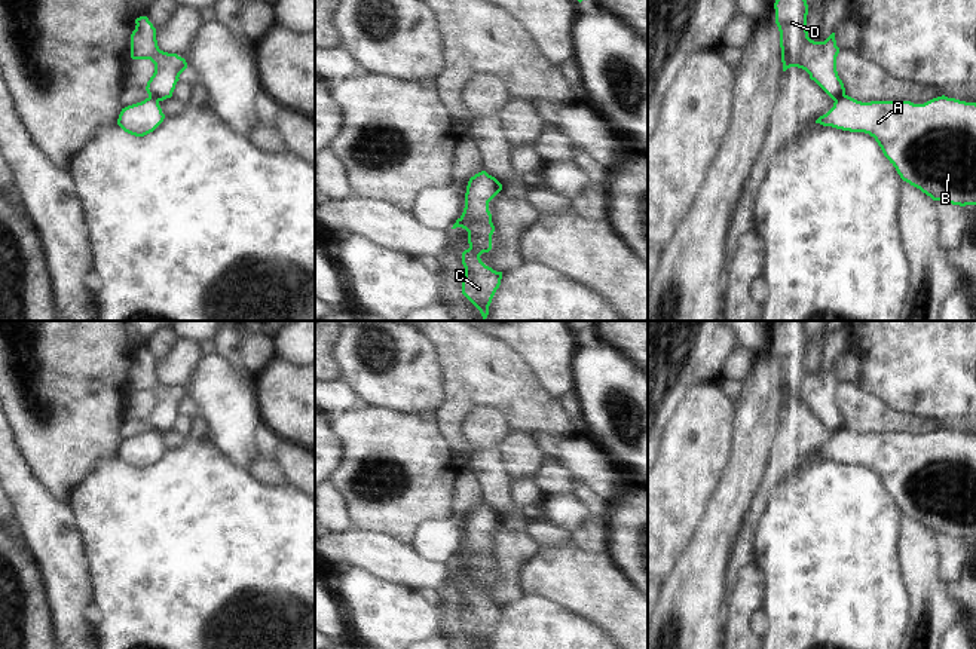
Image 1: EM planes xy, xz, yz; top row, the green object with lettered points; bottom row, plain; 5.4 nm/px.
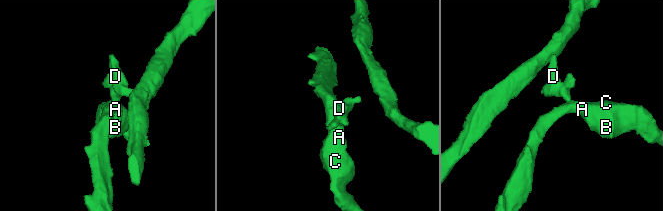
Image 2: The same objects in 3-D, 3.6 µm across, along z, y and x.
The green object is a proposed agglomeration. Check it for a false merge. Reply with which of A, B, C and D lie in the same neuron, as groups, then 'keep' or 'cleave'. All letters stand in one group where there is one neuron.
groups A B C / D; cleave

